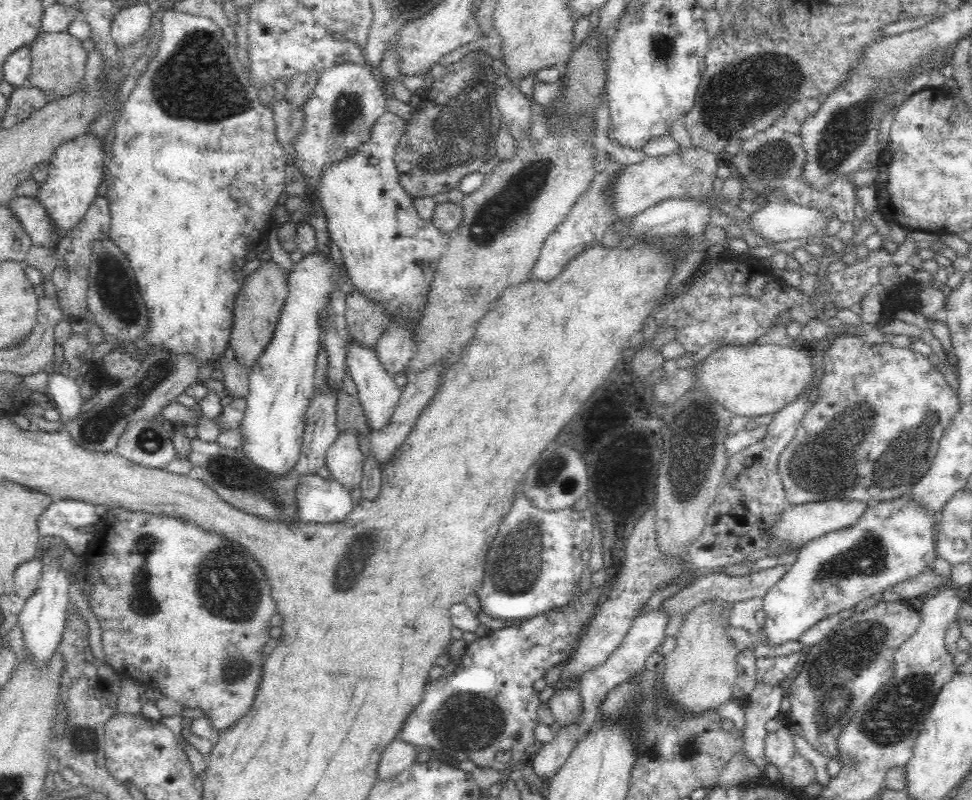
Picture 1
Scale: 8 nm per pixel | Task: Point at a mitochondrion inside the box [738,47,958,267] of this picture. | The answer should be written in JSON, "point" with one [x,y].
{"point":[847,128]}

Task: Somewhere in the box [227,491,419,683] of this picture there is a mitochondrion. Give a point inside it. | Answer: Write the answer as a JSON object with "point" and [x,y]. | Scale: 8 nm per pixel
{"point":[350,563]}

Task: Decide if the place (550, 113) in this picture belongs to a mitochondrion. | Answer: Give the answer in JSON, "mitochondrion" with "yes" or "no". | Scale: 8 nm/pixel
{"mitochondrion":"no"}

